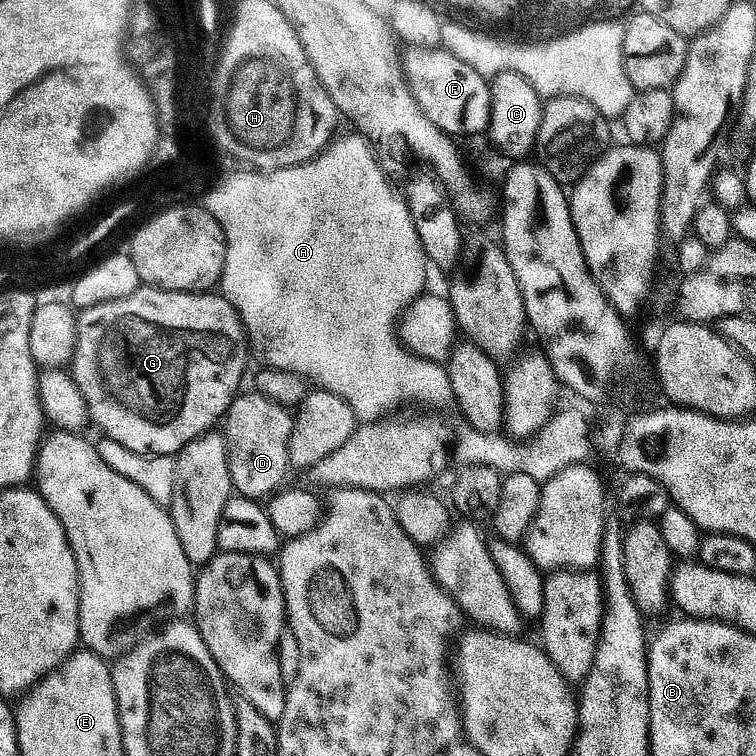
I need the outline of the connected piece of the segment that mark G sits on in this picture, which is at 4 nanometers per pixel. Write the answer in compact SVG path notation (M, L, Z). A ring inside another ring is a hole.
M142 286L130 298L122 298L114 302L99 304L93 308L85 308L79 313L76 325L76 352L72 355L70 375L76 381L78 390L82 390L82 398L86 398L88 414L93 425L104 431L109 440L118 442L118 446L126 446L126 450L134 450L134 454L143 456L176 456L184 451L190 442L200 436L207 436L212 428L227 417L228 407L241 395L240 383L248 372L248 356L250 357L250 341L248 333L239 314L230 306L230 302L219 294L197 294L194 292L168 292L165 288Z

